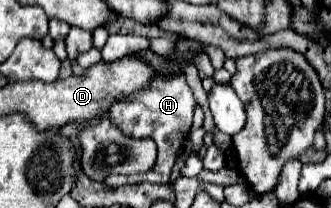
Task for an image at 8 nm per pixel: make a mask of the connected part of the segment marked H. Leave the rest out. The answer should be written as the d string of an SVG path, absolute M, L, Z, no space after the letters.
M183 74L175 78L157 78L155 82L151 82L151 86L147 86L147 90L139 90L139 94L131 94L131 98L111 106L109 118L119 126L119 130L123 130L131 138L153 138L159 148L159 154L157 154L155 166L147 174L135 174L135 176L111 174L105 178L105 184L107 186L123 186L123 184L139 184L139 182L169 184L175 158L179 156L183 142L193 126L195 106L197 102Z

